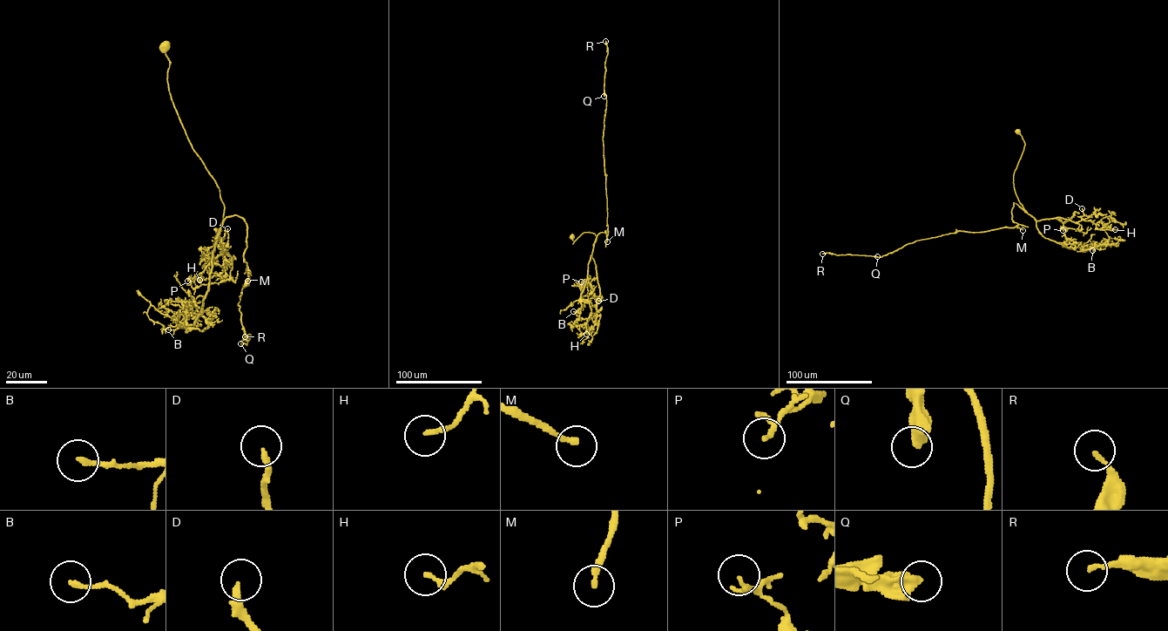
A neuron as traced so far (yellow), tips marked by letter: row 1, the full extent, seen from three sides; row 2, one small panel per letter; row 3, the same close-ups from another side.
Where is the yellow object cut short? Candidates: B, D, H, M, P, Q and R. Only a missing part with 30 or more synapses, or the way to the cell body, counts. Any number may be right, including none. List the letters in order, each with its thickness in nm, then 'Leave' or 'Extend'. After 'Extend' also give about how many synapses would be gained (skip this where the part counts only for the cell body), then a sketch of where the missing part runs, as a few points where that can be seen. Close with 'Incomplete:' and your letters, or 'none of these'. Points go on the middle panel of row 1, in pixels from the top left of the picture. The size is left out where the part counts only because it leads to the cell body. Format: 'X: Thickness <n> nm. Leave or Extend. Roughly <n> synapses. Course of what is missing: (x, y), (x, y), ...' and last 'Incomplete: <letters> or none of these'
B: Thickness 180 nm. Leave
D: Thickness 220 nm. Extend. Roughly 50 synapses
H: Thickness 190 nm. Leave
M: Thickness 190 nm. Leave
P: Thickness 110 nm. Leave
Q: Thickness 480 nm. Leave
R: Thickness 160 nm. Leave
Incomplete: D

